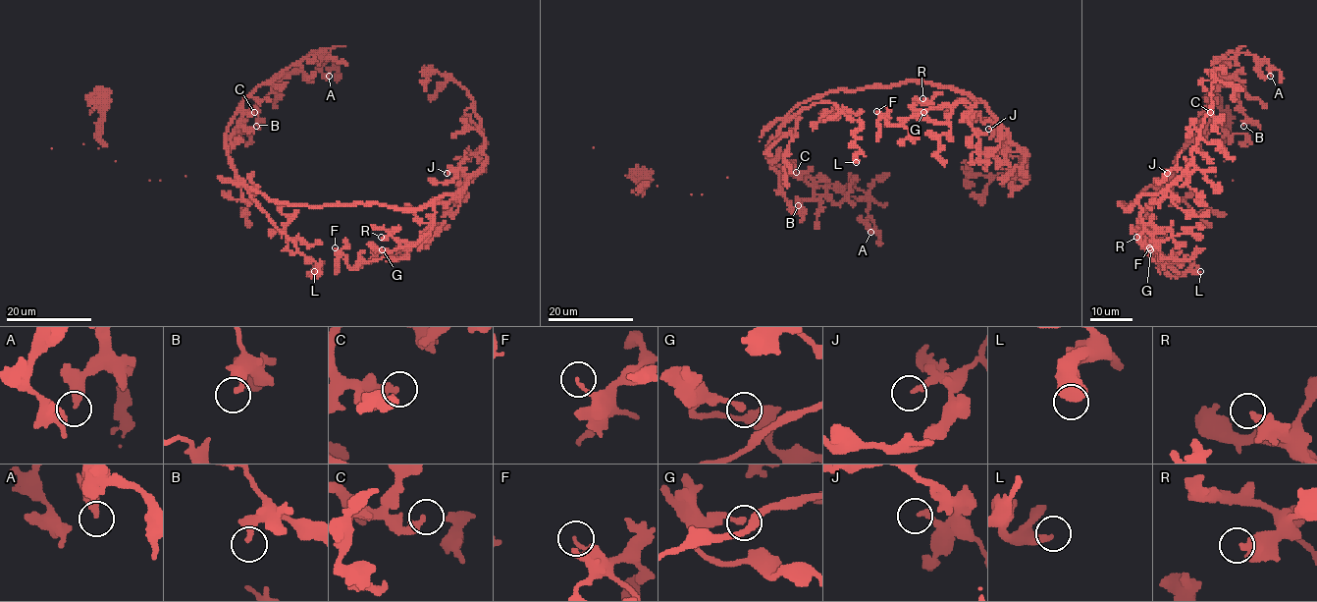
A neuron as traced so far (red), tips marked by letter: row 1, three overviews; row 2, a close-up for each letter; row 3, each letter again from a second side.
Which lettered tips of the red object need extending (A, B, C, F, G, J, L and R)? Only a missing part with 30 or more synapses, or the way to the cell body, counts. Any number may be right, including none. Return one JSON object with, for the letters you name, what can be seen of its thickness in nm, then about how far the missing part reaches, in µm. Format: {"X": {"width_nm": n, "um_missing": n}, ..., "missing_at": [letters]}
{"missing_at": []}

